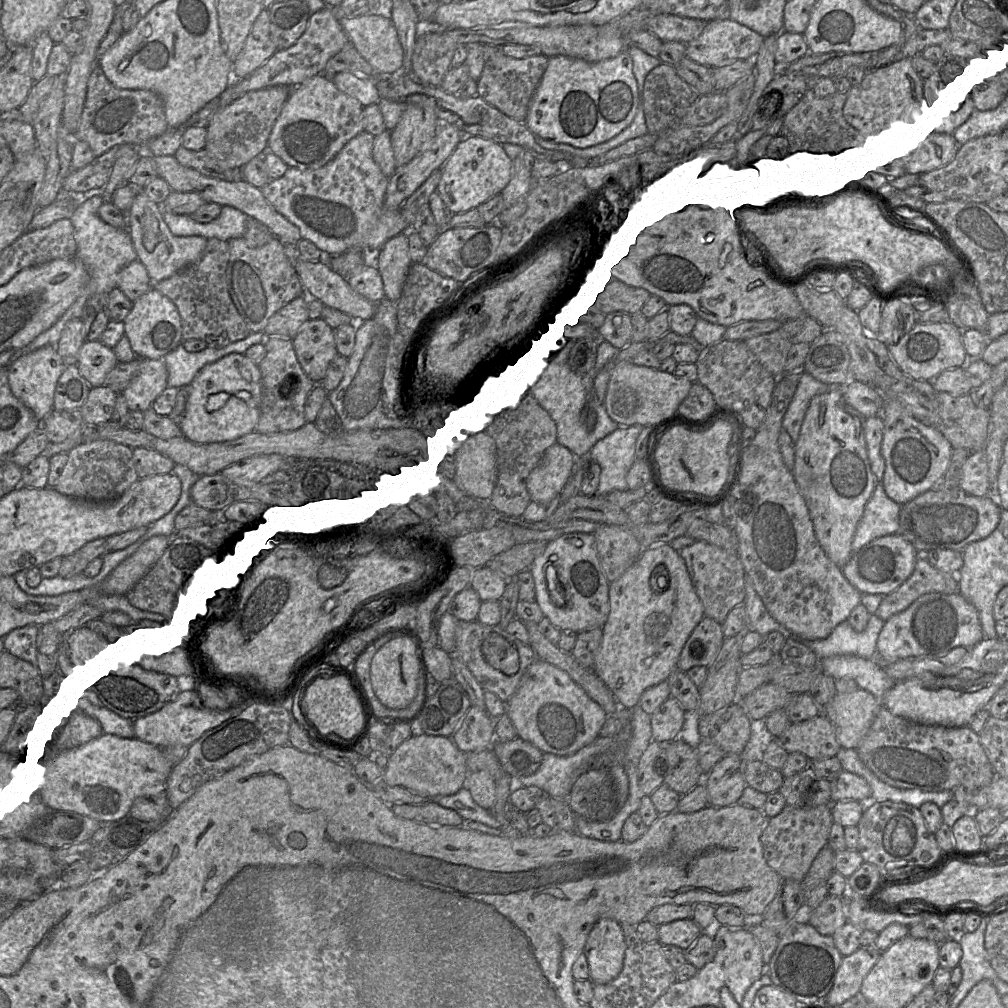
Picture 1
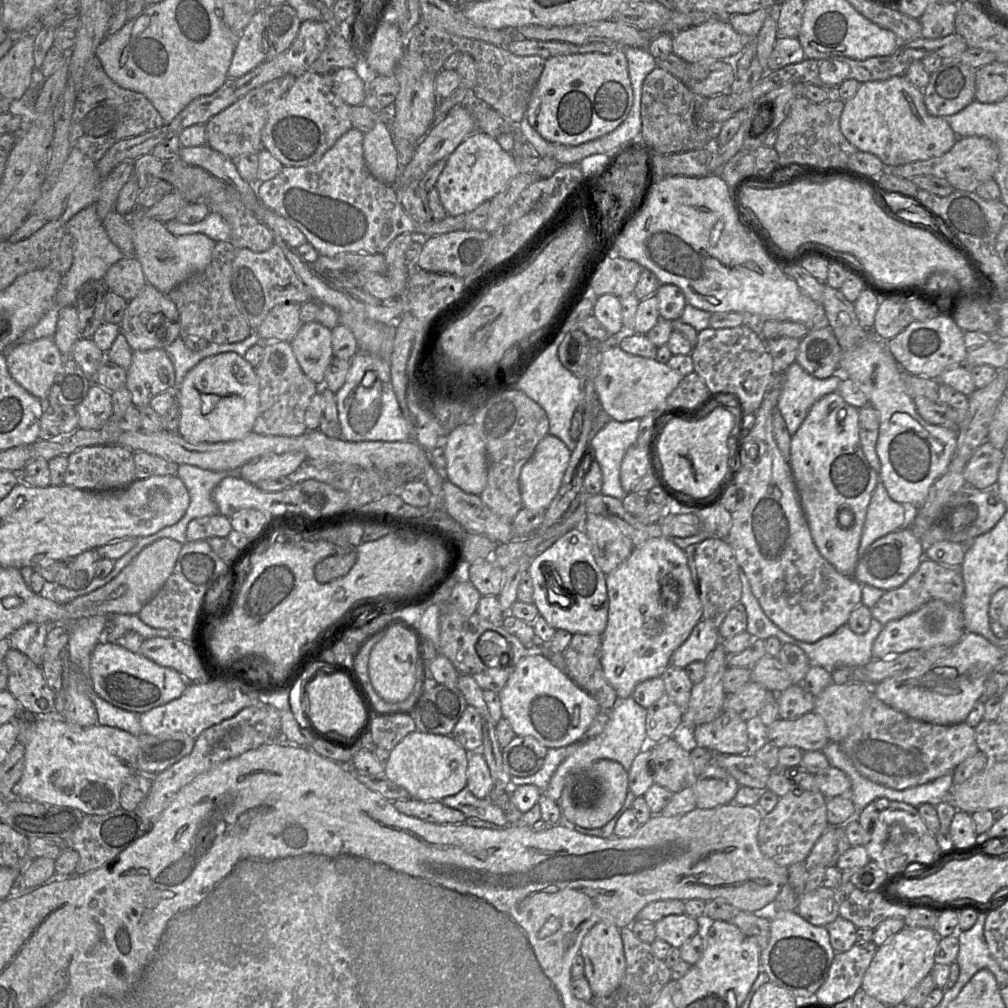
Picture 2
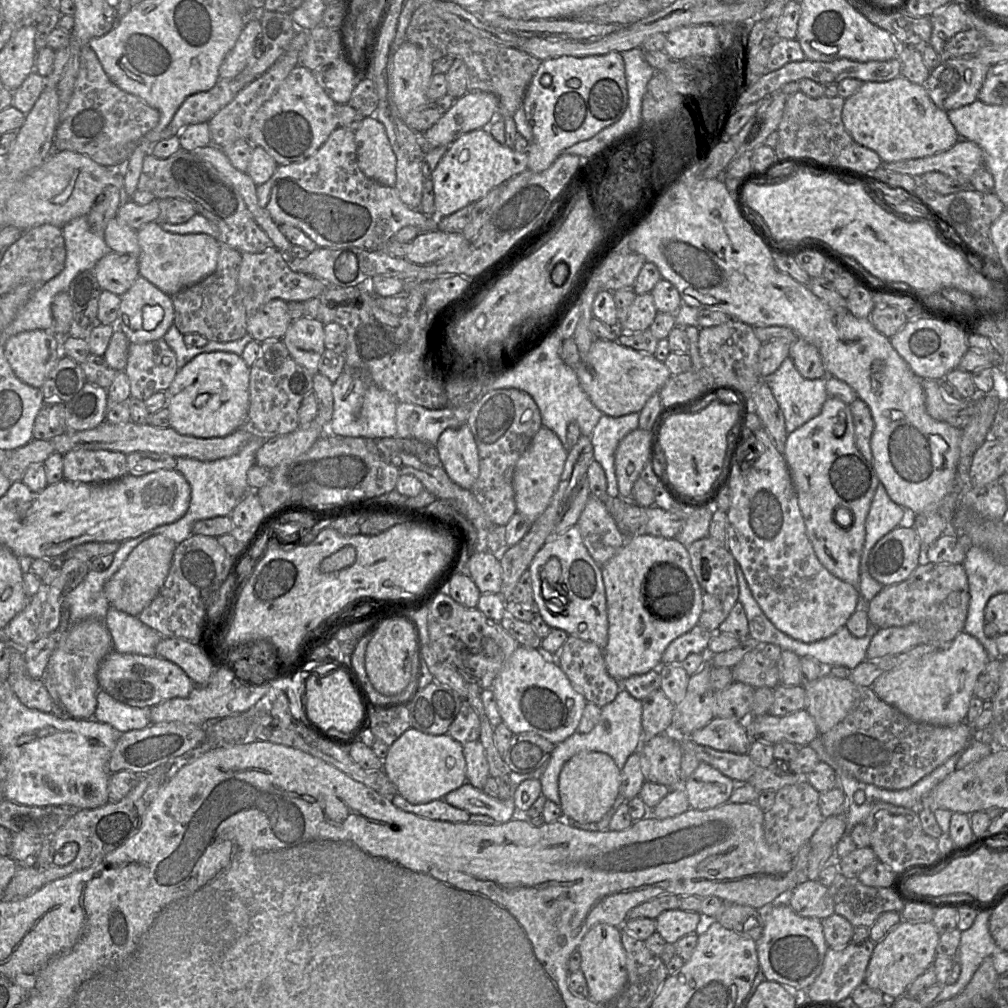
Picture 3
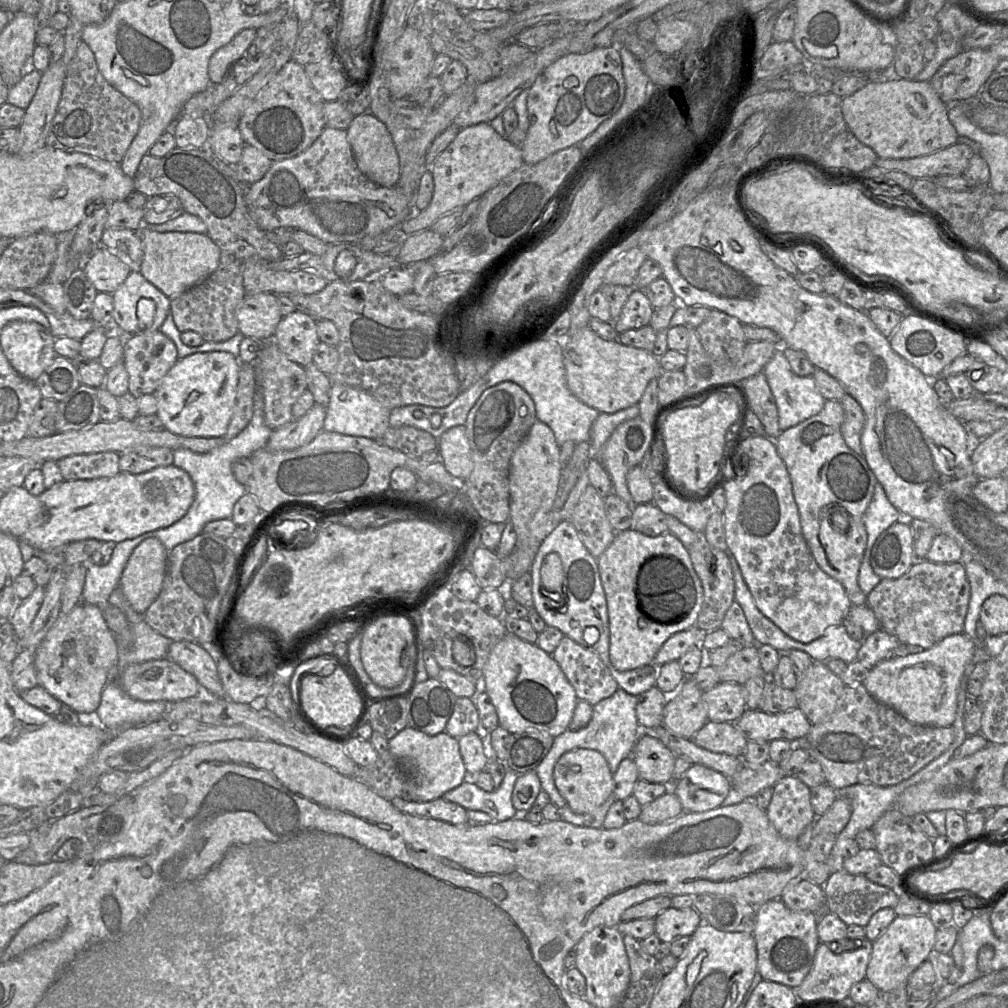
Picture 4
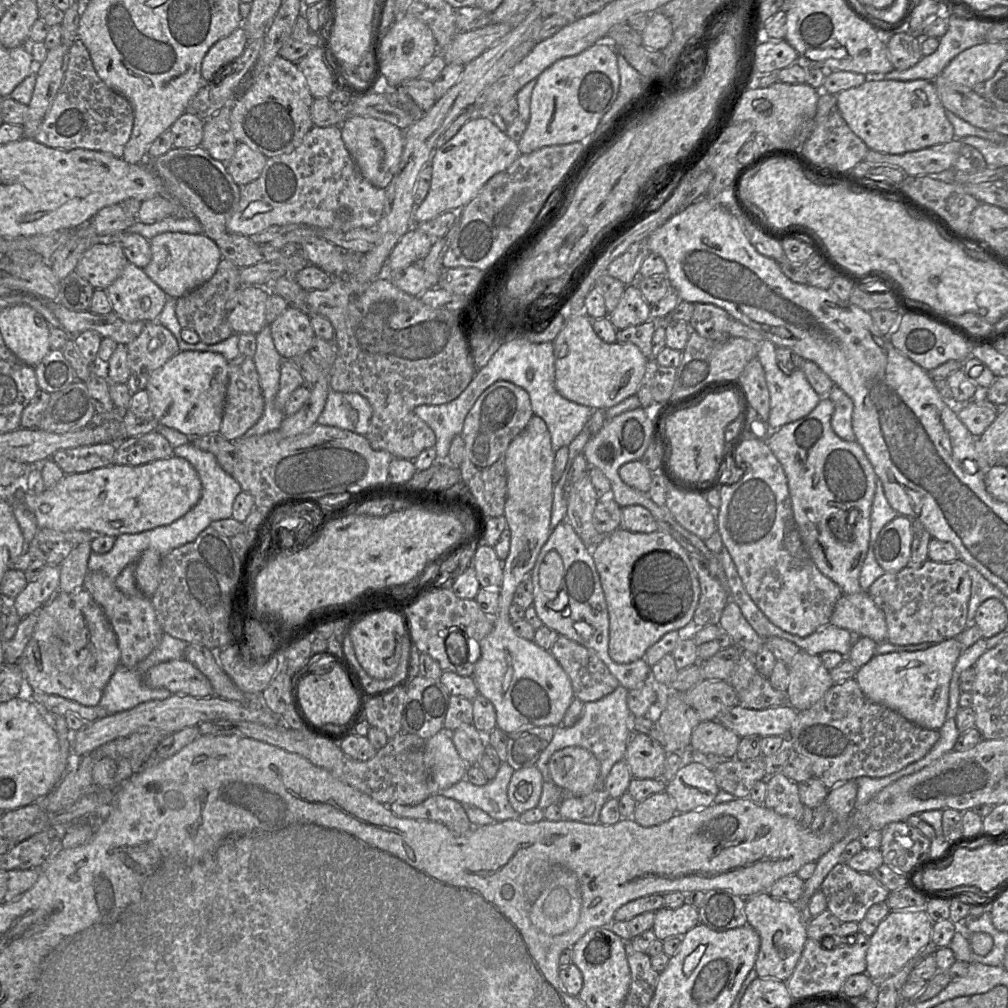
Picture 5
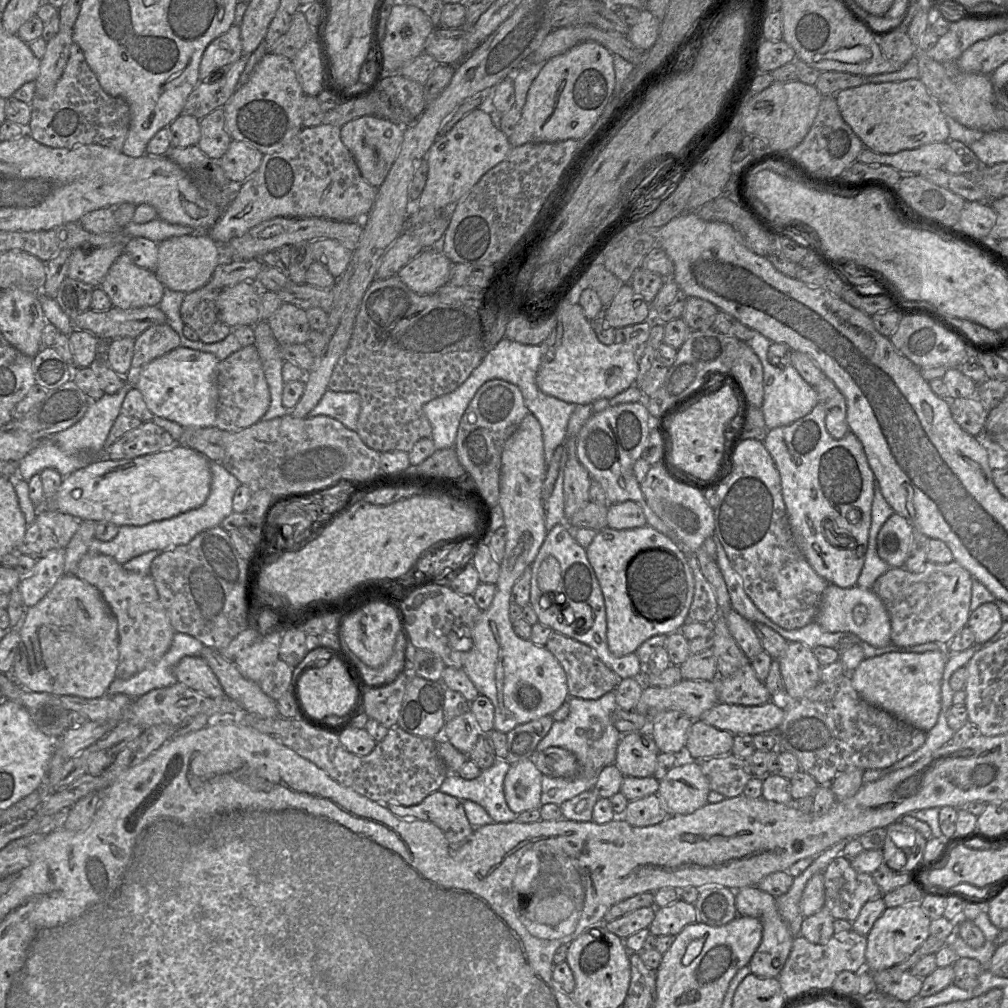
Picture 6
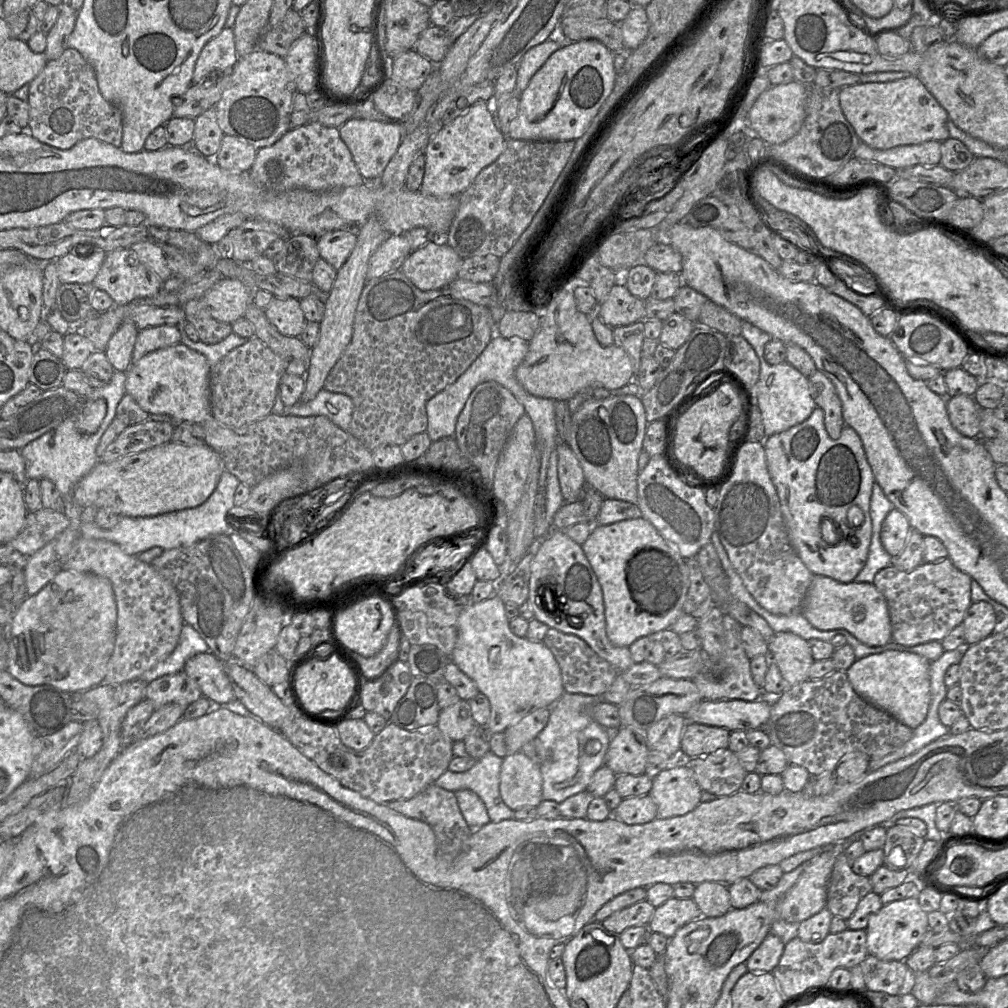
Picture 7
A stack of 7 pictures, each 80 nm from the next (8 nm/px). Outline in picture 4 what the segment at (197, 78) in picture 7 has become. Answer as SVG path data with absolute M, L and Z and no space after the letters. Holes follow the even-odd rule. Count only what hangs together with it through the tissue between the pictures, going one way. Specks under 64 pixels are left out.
M244 29L212 55L208 65L211 83L220 83L224 80L231 66L244 56L256 35L256 29Z

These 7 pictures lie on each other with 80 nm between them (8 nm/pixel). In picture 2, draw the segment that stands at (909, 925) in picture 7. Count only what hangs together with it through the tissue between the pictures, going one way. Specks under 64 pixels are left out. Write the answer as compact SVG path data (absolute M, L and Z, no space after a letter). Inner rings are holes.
M904 927L877 951L864 974L861 989L886 1006L902 1003L908 993L928 974L935 964L939 936L932 929Z

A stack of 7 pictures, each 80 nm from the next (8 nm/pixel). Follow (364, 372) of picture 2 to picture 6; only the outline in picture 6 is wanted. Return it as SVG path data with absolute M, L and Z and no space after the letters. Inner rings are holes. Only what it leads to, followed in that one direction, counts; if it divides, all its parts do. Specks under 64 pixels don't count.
M327 390L307 417L328 416L347 429L356 431L361 411L361 397L355 392L333 392Z

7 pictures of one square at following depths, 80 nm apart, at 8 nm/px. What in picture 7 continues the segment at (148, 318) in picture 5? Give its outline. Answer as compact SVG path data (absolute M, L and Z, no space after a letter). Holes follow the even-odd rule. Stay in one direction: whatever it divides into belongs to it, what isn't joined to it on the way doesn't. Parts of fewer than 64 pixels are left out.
M130 248L116 249L106 253L105 259L92 284L95 289L105 291L113 300L114 305L125 305L135 299L151 297L162 290L164 282L147 266L142 264L137 254Z

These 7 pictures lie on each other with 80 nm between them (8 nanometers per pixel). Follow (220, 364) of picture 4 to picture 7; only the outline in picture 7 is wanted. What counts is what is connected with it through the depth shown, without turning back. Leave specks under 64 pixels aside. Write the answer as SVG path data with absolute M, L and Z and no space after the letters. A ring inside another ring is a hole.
M181 342L144 355L126 372L125 389L147 413L167 415L172 422L200 424L212 417L209 387L210 364L201 353Z

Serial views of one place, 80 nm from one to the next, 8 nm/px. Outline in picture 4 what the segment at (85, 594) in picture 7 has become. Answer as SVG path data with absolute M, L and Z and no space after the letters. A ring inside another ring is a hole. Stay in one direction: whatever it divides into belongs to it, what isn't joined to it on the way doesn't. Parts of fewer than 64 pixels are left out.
M79 603L69 613L60 613L56 622L37 646L35 668L38 685L78 714L95 714L105 685L115 676L118 644L98 606Z

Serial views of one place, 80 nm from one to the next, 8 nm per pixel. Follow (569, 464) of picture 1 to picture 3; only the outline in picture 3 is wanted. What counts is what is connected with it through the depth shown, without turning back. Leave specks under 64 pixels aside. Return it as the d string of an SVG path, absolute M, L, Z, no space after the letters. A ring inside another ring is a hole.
M544 426L538 430L515 465L513 489L517 513L534 522L545 511L557 491L568 453L552 430Z

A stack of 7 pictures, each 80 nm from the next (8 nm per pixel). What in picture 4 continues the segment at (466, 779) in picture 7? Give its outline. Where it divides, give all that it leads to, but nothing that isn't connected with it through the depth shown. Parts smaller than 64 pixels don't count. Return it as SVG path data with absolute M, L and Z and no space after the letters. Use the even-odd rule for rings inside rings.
M507 769L501 785L492 792L484 791L467 778L442 797L466 810L485 812L496 821L524 818L525 813L516 810L512 803L512 792L519 775L514 770Z

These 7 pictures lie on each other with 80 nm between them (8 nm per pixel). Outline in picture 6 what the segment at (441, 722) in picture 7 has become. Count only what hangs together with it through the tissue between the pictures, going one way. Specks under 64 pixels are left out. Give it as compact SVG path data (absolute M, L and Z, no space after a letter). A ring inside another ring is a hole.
M469 710L446 722L442 737L462 753L468 754L473 749L481 733L481 728L474 714Z

